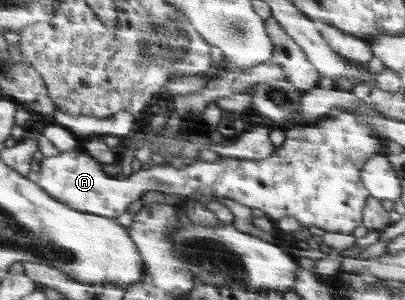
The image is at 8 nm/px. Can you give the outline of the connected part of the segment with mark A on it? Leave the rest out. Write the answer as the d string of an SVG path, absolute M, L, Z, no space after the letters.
M335 111L328 115L328 120L306 124L306 128L292 126L286 130L286 138L280 147L276 147L267 157L256 160L235 158L207 157L185 168L178 169L171 164L146 165L137 172L125 178L110 176L102 170L102 166L90 158L89 154L80 152L63 152L58 156L45 156L40 162L40 172L33 175L36 182L45 188L52 196L80 212L89 212L98 216L114 219L127 211L128 205L138 200L148 191L182 194L190 196L200 203L218 201L219 198L229 198L251 209L262 210L265 216L277 222L284 216L296 218L303 228L317 226L328 232L352 234L354 228L363 224L363 208L371 197L362 181L363 166L372 156L384 153L386 140L368 128L365 116L359 117L352 112Z

